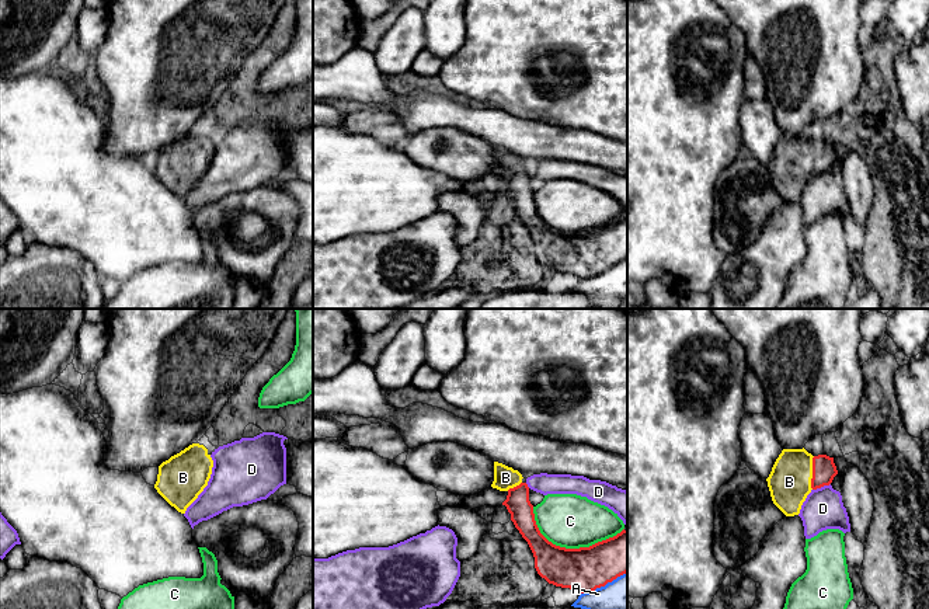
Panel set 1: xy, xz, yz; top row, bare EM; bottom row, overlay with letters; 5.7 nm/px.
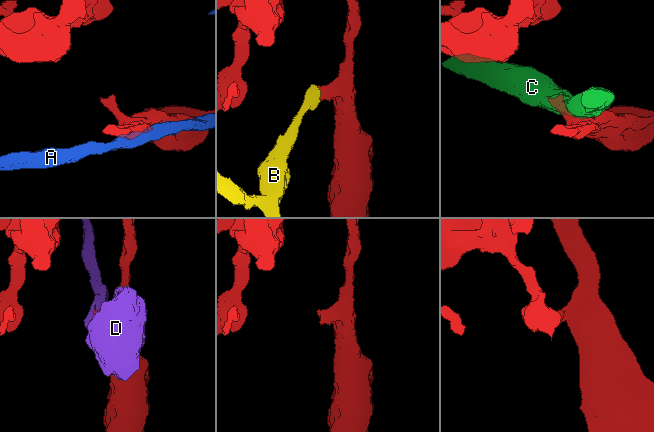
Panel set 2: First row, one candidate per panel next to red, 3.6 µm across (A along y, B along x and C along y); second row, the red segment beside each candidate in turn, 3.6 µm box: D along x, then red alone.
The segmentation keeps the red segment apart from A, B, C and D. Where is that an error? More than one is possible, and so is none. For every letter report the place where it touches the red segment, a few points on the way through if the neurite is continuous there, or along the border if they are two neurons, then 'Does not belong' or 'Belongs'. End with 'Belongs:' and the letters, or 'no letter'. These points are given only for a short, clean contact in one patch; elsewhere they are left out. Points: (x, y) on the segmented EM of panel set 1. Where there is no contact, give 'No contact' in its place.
A: Touches red at xz (602, 585). Does not belong
B: Touches red at yz (813, 473). Path across: yz (824, 470), (813, 473), (797, 473), (789, 482). Belongs
C: Touches red at xz (570, 549). Does not belong
D: Touches red at yz (821, 486). Boundary: yz (830, 483), (813, 490). Does not belong
Belongs: B

